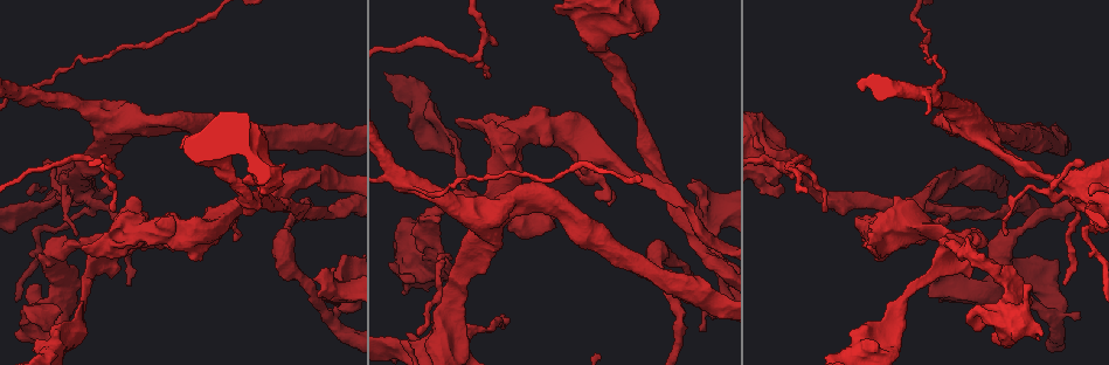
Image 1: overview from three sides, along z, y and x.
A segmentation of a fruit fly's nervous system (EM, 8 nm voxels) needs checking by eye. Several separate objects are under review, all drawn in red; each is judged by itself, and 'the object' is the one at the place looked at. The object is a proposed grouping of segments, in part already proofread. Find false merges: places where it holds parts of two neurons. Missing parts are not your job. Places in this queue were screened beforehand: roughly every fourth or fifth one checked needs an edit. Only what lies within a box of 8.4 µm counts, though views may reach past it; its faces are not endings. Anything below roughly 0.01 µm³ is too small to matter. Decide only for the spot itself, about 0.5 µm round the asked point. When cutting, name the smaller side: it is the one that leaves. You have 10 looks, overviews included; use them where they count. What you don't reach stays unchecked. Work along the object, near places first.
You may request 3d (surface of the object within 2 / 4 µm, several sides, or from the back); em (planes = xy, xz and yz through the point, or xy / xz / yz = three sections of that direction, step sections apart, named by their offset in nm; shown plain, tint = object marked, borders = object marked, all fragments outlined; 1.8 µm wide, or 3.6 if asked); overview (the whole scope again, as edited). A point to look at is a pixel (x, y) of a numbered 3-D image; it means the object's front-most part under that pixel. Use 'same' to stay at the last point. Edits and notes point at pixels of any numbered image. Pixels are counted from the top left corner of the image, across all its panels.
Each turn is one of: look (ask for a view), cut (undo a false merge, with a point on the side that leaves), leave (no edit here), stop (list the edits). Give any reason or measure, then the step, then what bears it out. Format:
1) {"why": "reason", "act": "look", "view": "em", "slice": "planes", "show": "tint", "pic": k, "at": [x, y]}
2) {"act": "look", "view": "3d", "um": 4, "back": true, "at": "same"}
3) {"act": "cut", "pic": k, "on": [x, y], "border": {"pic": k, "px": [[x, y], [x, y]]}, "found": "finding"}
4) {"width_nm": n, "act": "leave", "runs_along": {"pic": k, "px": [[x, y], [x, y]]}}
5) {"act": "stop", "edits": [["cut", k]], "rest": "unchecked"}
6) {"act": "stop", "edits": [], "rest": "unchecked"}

{"why": "four or more arms meet", "act": "look", "view": "em", "slice": "xz", "step": 8, "show": "tint", "pic": 1, "at": [1014, 302]}

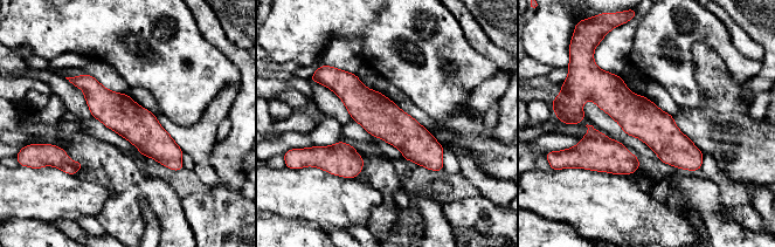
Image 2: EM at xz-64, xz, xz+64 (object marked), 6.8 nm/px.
{"why": "another direction", "act": "look", "view": "em", "slice": "planes", "show": "borders", "at": "same"}

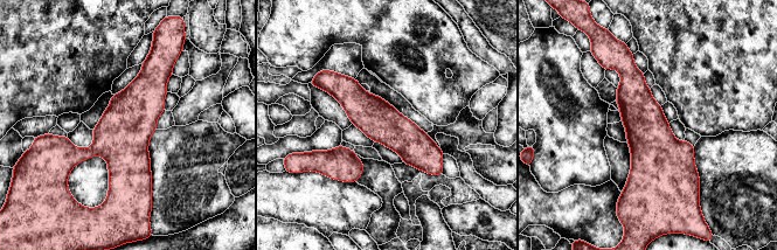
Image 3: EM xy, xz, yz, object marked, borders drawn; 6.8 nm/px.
{"width_nm": 280, "act": "leave", "runs_along": {"pic": 3, "px": [[333, 82], [404, 137], [439, 172]]}, "found": "continuous, no second neuron"}

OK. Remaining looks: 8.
{"why": "a fork", "act": "look", "view": "em", "slice": "planes", "show": "tint", "pic": 1, "at": [943, 234]}

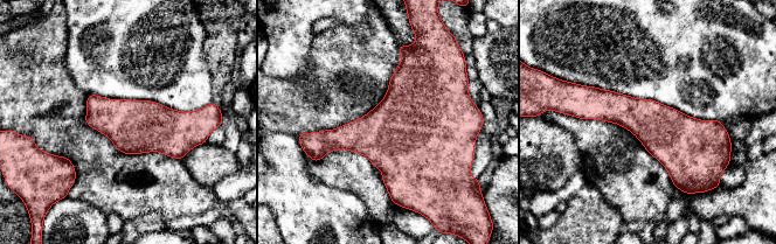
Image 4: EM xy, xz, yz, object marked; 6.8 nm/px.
{"act": "leave", "found": "one neuron here"}

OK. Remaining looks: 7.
{"act": "look", "view": "3d", "um": 4, "pic": 1, "at": [976, 135]}

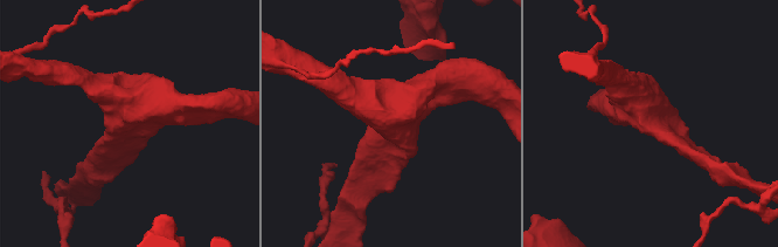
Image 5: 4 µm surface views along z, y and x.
{"act": "look", "view": "em", "um": 3.6, "slice": "yz", "step": 16, "show": "tint", "pic": 5, "at": [391, 131]}

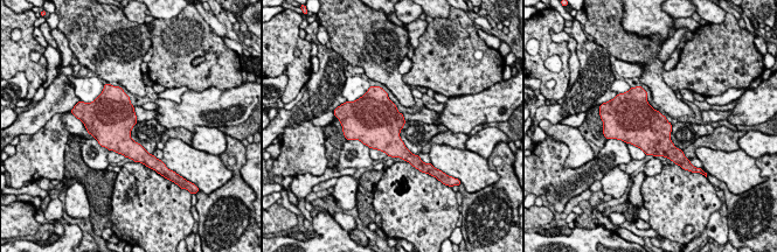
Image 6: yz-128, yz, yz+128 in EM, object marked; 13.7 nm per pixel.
{"act": "look", "view": "em", "um": 3.6, "slice": "planes", "show": "tint", "at": "same"}

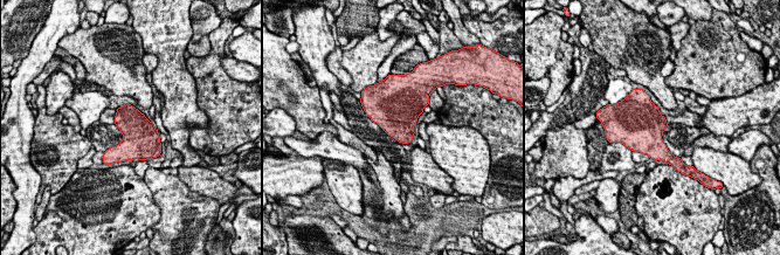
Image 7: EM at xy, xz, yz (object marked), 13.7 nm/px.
{"act": "leave", "found": "all the same neuron"}

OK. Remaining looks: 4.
{"why": "thick turns thin", "act": "look", "view": "3d", "um": 4, "pic": 1, "at": [596, 156]}

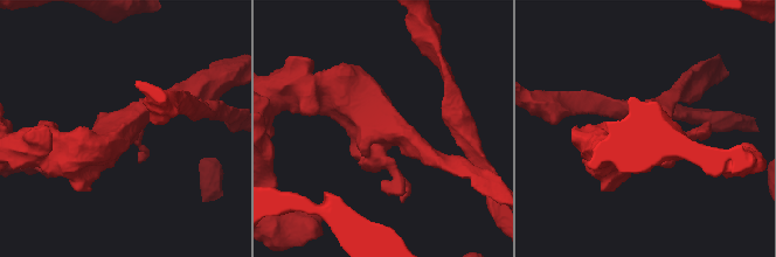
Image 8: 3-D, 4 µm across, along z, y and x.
{"why": "shape alone is not enough", "act": "look", "view": "em", "um": 3.6, "slice": "xy", "step": 4, "show": "tint", "pic": 8, "at": [383, 130]}

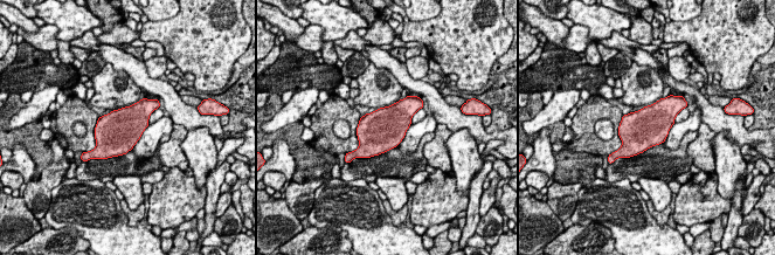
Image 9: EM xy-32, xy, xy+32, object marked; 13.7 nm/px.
{"act": "leave", "found": "continuous, no second neuron"}

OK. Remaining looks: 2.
{"act": "stop", "edits": [], "rest": "unchecked"}

